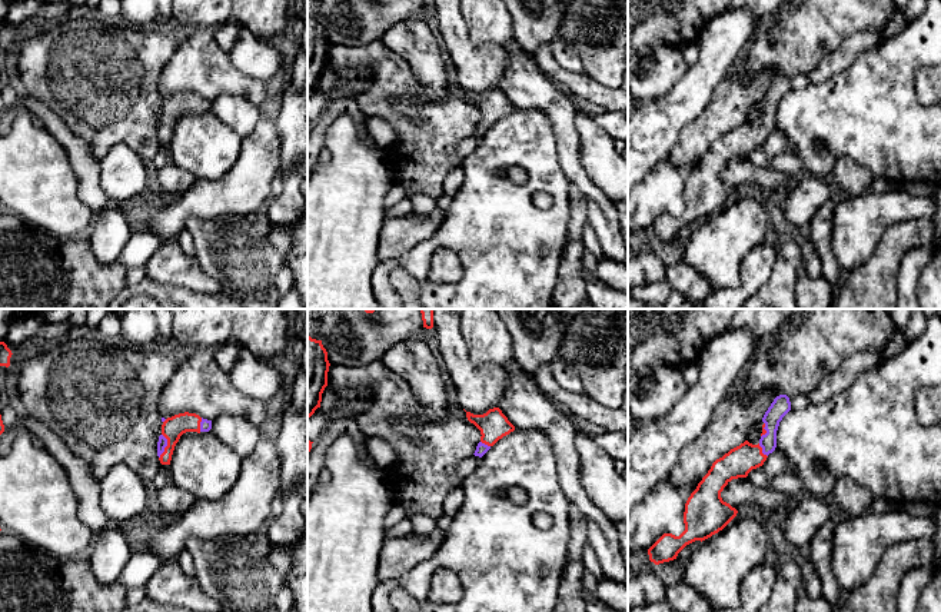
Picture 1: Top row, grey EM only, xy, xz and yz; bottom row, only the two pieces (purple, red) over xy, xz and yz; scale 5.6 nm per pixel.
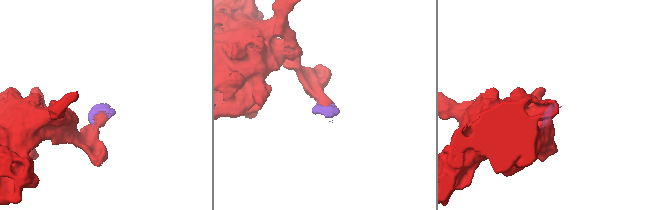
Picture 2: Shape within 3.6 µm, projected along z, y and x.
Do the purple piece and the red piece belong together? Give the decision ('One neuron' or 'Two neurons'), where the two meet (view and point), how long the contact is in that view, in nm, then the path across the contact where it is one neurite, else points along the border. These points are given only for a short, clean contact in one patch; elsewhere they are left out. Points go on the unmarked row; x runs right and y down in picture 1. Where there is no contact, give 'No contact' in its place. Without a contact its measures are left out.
One neuron. Touches purple at xy (166, 125). Shared border 140 nm. Path across: xy (162, 123), (166, 125), (173, 107)

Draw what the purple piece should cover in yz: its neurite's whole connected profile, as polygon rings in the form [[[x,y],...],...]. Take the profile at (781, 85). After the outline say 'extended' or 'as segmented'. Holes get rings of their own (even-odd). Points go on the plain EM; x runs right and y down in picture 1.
[[[777,76],[762,97],[759,123],[745,120],[712,143],[685,183],[685,210],[679,216],[664,213],[648,229],[651,242],[659,245],[676,239],[686,224],[711,217],[736,196],[738,190],[722,180],[721,172],[732,159],[747,157],[752,149],[764,144],[777,127],[779,102],[789,90],[789,77]]] | extended

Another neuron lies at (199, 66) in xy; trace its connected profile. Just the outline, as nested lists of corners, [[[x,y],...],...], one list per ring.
[[[200,27],[182,33],[180,43],[160,73],[160,96],[196,93],[215,100],[222,94],[236,94],[260,104],[267,96],[266,82],[242,74],[215,39],[215,29]]]

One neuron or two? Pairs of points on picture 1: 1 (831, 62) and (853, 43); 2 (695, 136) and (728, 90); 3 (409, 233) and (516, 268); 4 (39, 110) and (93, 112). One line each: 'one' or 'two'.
1: one
2: one
3: two
4: two

